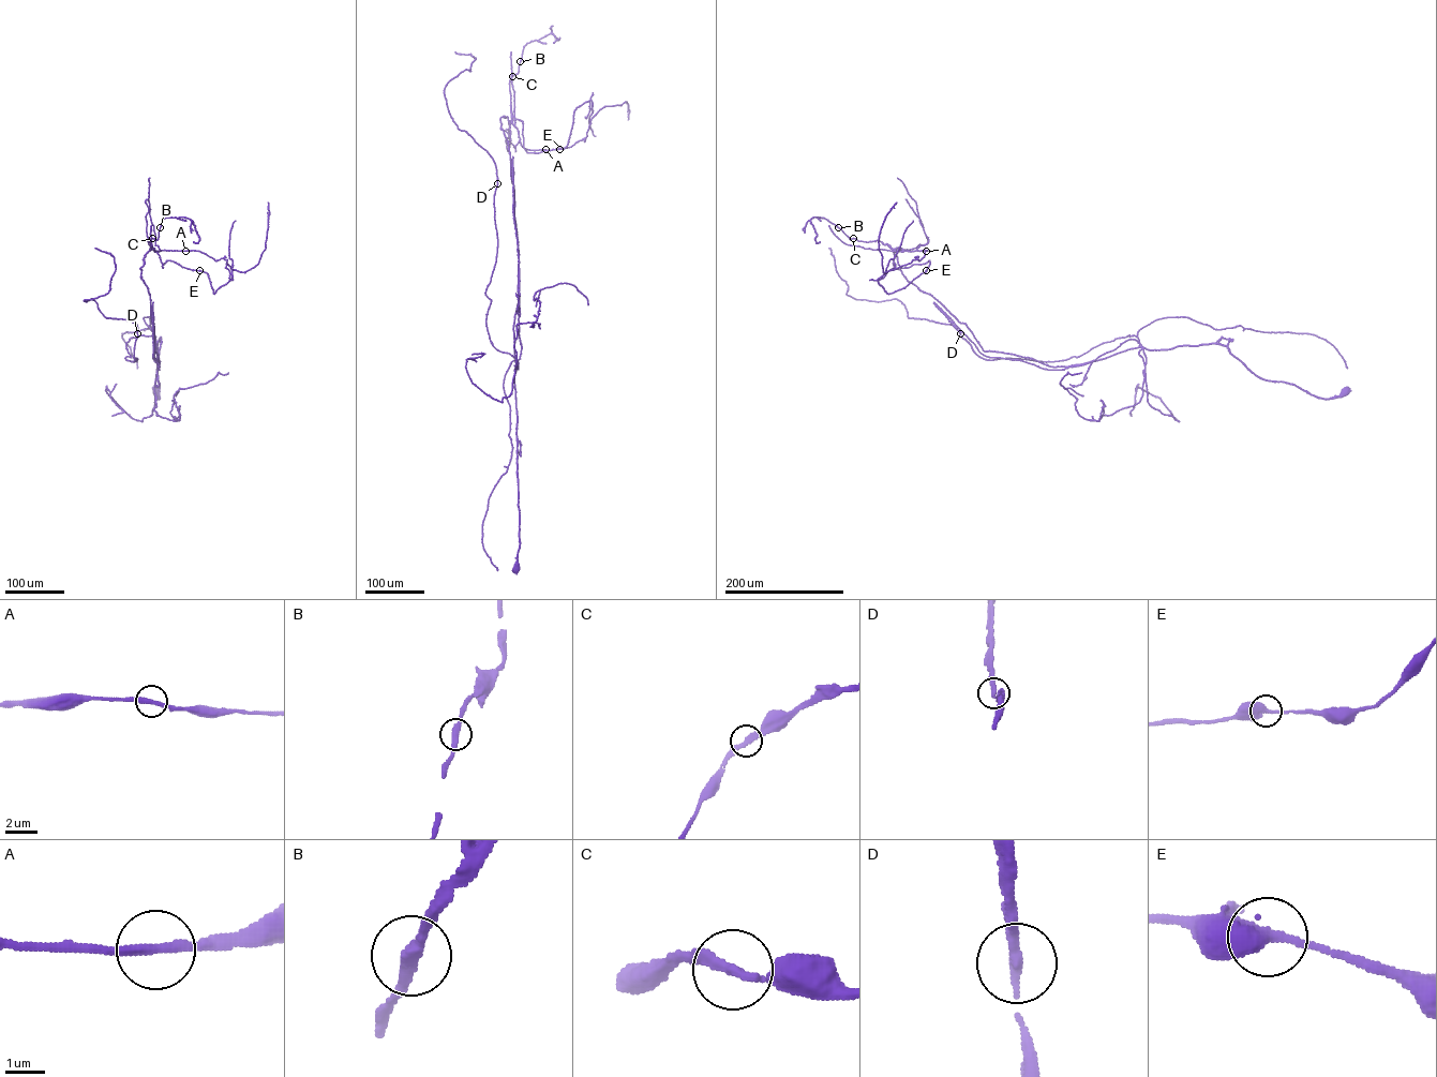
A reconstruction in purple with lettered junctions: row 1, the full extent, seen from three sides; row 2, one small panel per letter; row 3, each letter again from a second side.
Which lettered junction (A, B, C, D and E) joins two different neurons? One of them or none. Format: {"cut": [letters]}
{"cut": []}

